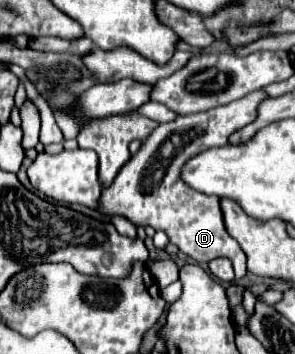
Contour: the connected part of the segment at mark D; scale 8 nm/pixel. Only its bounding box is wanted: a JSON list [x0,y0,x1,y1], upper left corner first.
[99,90,269,278]

